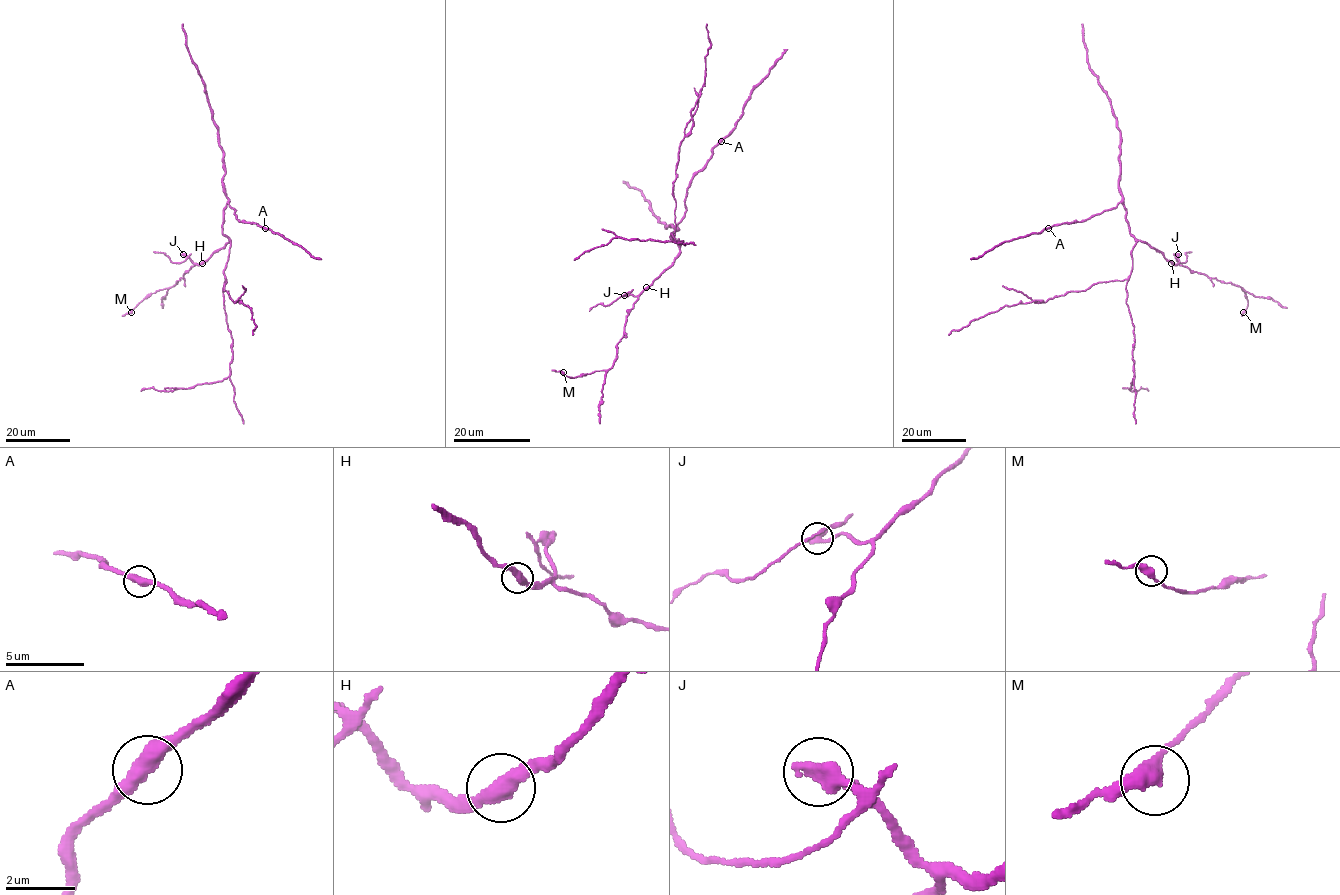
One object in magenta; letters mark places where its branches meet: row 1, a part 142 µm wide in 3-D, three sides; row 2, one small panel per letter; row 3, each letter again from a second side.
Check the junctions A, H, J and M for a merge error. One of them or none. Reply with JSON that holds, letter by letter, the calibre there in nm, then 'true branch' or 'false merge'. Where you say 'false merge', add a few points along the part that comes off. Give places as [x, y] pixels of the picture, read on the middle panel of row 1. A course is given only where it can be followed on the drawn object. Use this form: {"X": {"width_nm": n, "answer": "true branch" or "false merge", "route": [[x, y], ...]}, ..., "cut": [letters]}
{"A": {"width_nm": 440, "answer": "true branch"}, "H": {"width_nm": 400, "answer": "true branch"}, "J": {"width_nm": 440, "answer": "false merge", "route": [[624, 295], [589, 311]]}, "M": {"width_nm": 420, "answer": "true branch"}, "cut": ["J"]}

